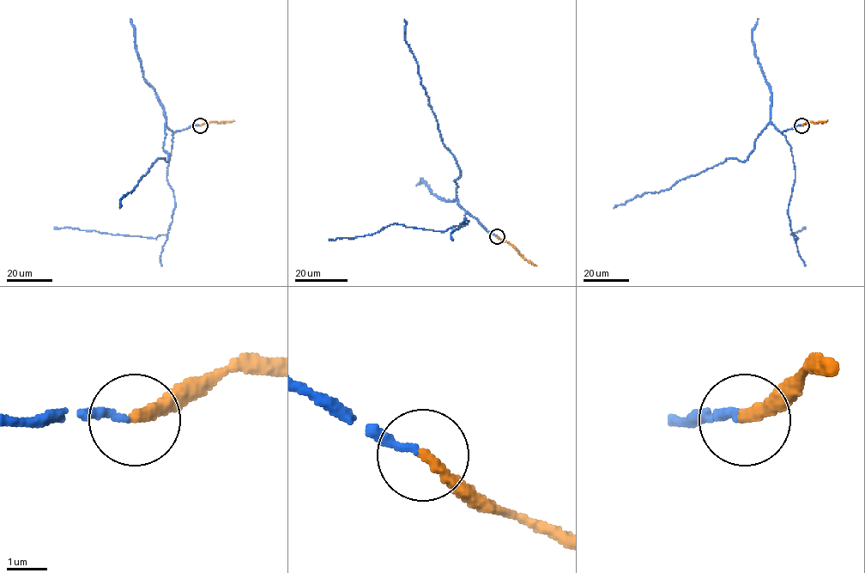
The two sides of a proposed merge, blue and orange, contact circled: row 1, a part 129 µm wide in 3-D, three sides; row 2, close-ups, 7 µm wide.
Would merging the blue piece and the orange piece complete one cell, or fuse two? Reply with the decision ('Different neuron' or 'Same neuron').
Same neuron

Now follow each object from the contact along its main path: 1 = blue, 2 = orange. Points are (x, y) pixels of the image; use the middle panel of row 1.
1: (496, 236), (466, 213), (459, 228), (468, 222), (445, 231), (395, 223), (370, 234), (329, 240)
2: (496, 236), (508, 242), (536, 265)

